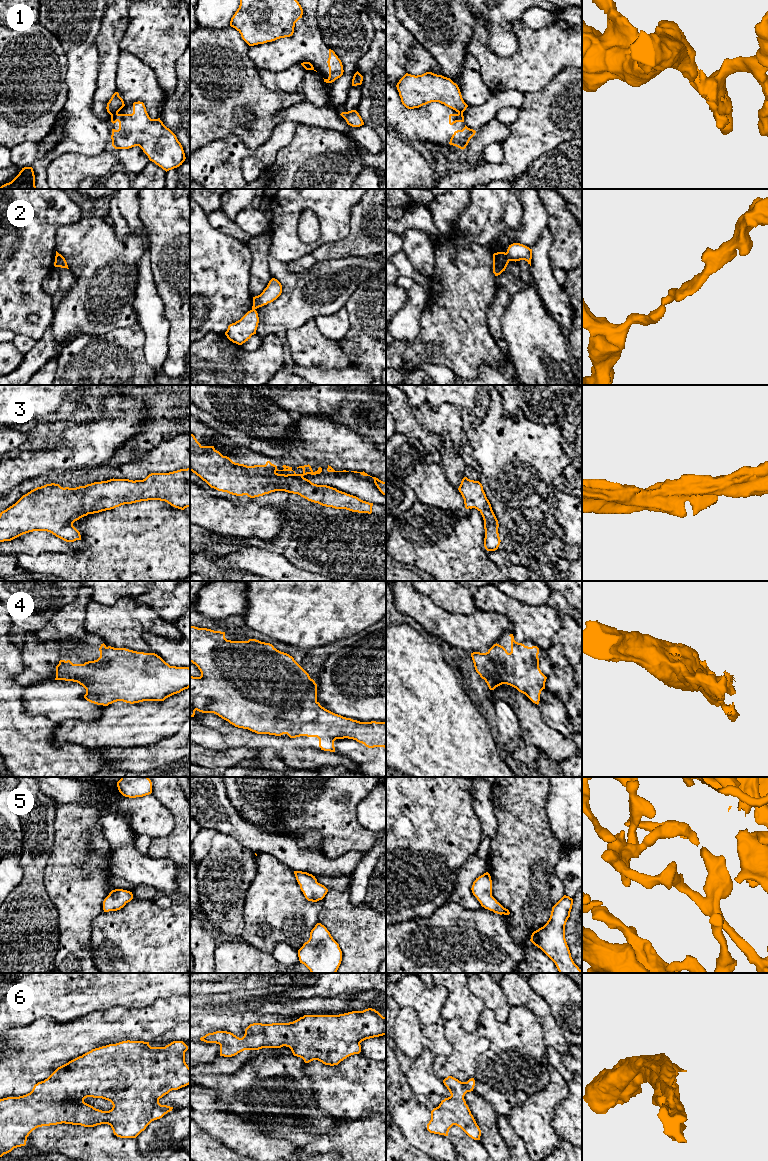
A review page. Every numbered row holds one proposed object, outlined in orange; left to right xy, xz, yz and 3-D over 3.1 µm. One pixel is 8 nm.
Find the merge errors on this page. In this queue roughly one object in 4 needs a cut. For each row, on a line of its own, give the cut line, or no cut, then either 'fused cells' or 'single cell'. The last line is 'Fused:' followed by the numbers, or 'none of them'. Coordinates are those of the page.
1: cut xy (117, 112), (111, 115); fused cells
2: cut yz (505, 253), (510, 260); fused cells
3: cut none; single cell
4: cut none; single cell
5: cut none; single cell
6: cut none; single cell
Fused: 1, 2

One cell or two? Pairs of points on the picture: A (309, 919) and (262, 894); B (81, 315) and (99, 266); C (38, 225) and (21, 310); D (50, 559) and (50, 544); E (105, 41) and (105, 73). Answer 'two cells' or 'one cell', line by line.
A: one cell
B: one cell
C: one cell
D: two cells
E: one cell

